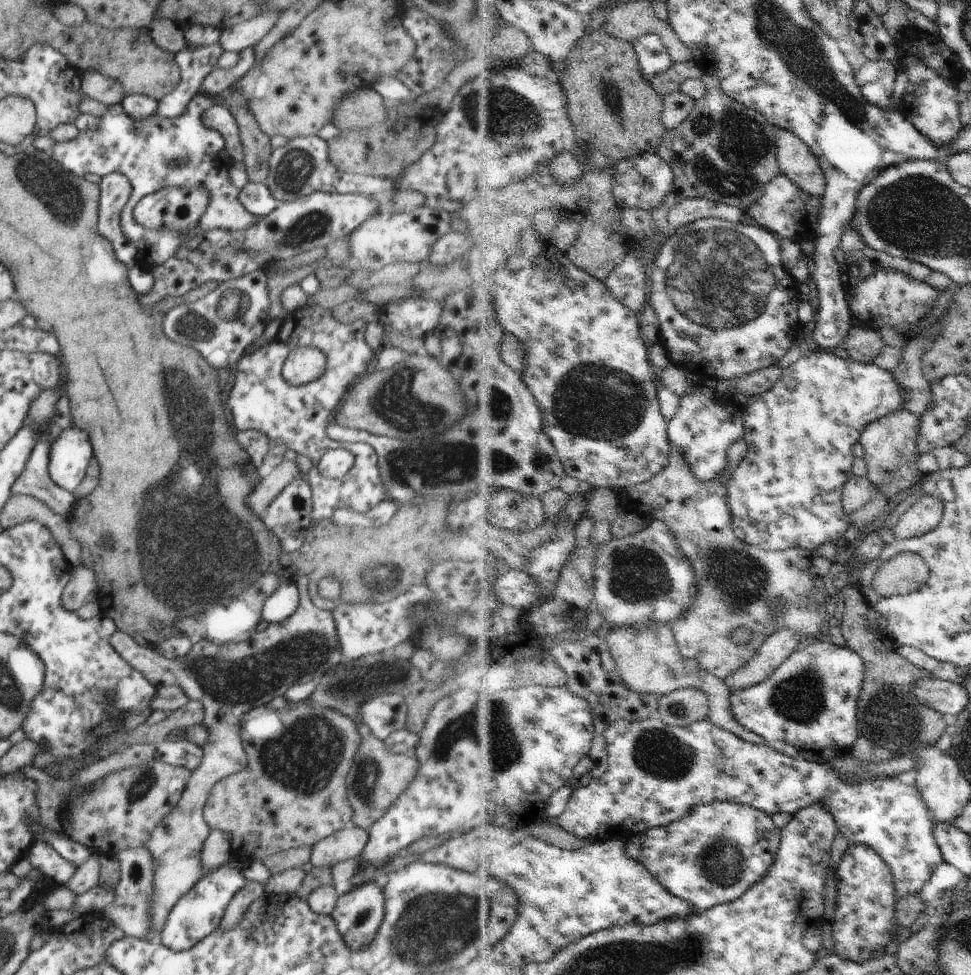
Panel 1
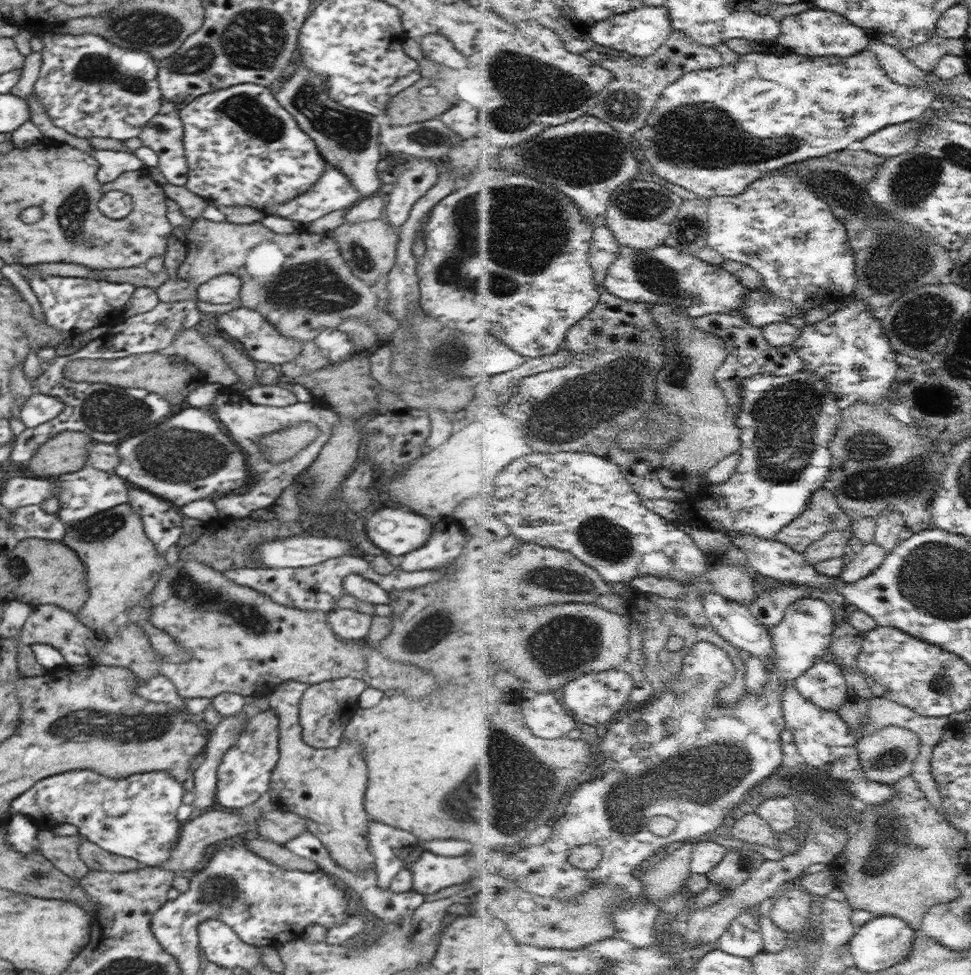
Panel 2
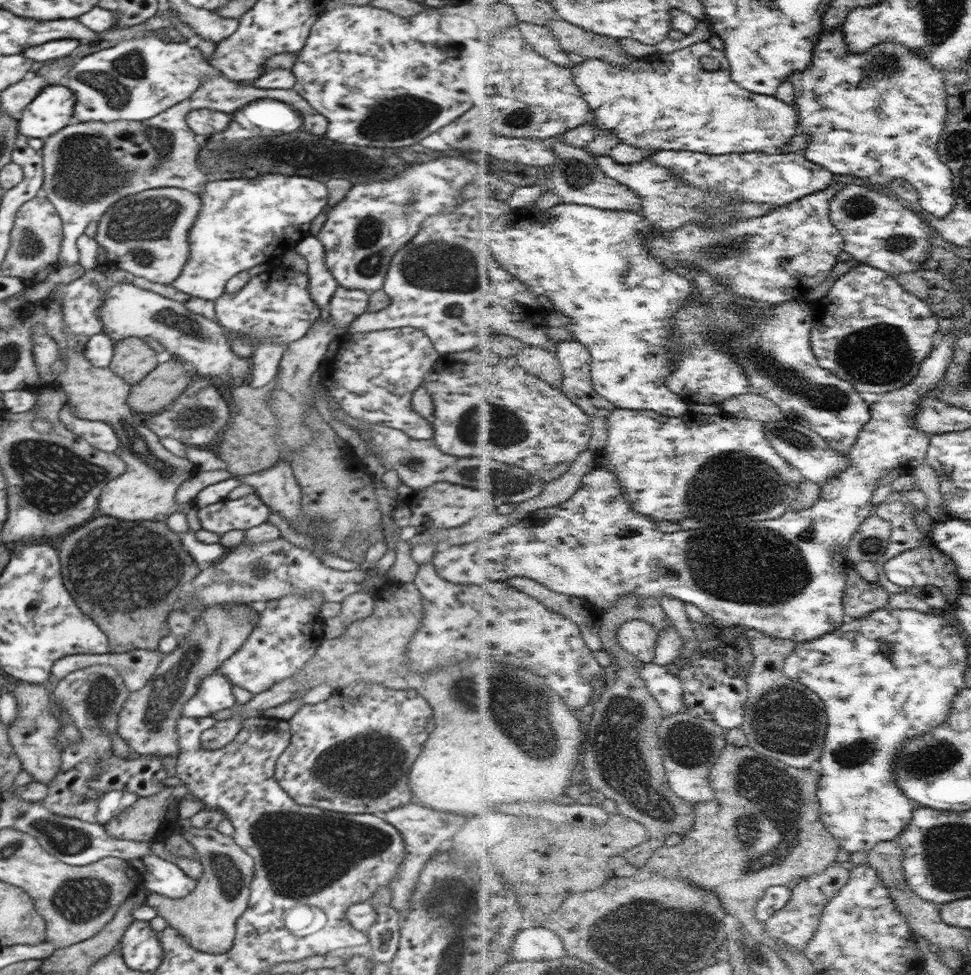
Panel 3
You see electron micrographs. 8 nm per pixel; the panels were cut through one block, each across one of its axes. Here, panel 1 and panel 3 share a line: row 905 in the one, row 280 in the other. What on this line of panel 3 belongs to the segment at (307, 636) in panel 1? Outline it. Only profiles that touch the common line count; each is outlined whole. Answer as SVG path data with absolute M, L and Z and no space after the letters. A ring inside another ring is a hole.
M178 187L155 188L130 194L114 202L101 216L95 242L106 252L107 264L170 285L178 278L190 256L189 230L202 208L197 194Z

